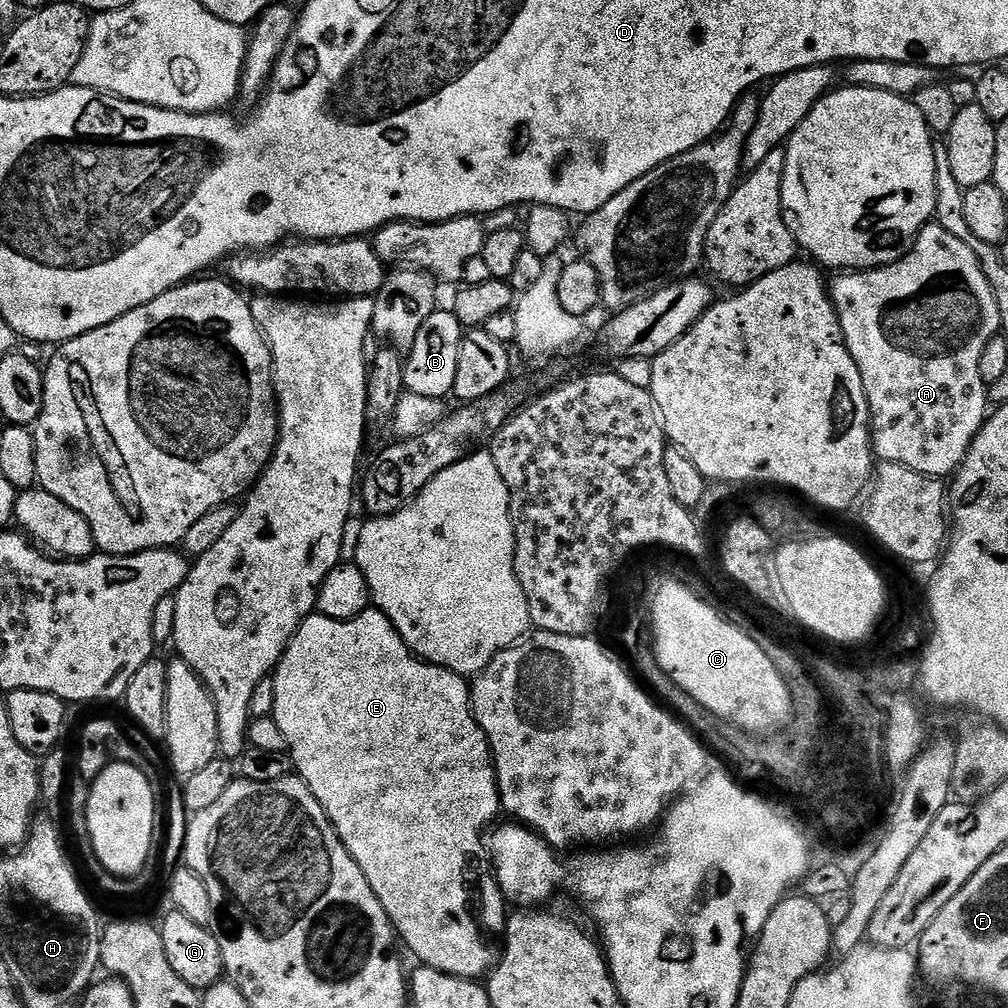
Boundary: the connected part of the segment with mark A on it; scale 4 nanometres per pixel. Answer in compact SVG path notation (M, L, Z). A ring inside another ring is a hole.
M929 222L916 239L912 241L908 252L898 262L887 264L881 268L867 270L848 270L836 281L831 281L830 295L836 307L838 322L842 326L842 334L854 362L858 366L858 374L862 374L862 386L868 399L868 423L872 425L872 450L877 461L885 464L901 464L918 474L926 474L937 478L948 478L960 471L966 454L979 434L980 427L990 415L988 403L988 385L978 371L978 362L982 359L982 350L986 350L986 342L1000 332L1000 311L994 290L990 290L990 282L986 282L986 274L982 274L982 266L962 238L954 238L950 230L942 230L942 226Z

